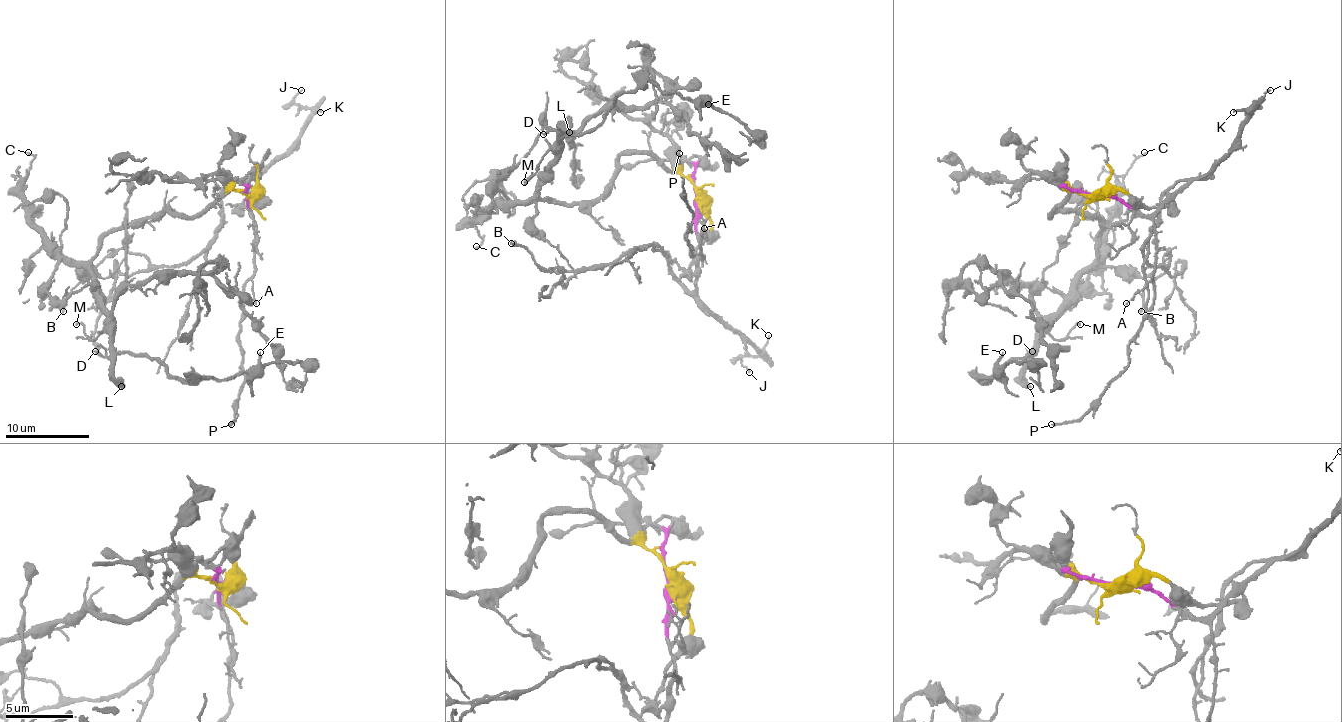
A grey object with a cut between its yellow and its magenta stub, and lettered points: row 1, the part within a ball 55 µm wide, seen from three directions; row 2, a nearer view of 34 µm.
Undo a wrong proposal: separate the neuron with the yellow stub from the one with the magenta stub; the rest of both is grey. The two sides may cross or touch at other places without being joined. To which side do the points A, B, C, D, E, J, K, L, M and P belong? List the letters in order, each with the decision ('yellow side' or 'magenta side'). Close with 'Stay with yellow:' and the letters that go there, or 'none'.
A: magenta side
B: magenta side
C: yellow side
D: yellow side
E: yellow side
J: magenta side
K: magenta side
L: yellow side
M: yellow side
P: magenta side
Stay with yellow: C, D, E, L, M

